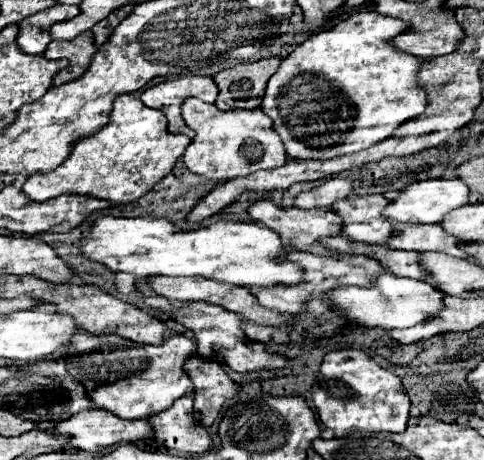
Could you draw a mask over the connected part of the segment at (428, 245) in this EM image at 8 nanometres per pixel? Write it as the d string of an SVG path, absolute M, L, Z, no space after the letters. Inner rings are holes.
M395 224L393 240L387 244L393 250L443 252L461 256L461 242L445 232L441 224Z

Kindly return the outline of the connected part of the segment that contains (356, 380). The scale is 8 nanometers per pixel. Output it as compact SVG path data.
M343 348L325 354L319 376L313 384L313 404L323 426L331 428L335 436L351 432L405 432L409 420L409 396L393 372L381 368L363 350Z

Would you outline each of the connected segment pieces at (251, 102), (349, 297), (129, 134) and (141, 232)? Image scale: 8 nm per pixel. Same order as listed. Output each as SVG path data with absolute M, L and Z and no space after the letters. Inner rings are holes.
M263 58L257 62L243 62L235 68L221 70L213 76L219 96L215 106L219 110L235 110L235 108L259 108L261 96L265 94L265 84L269 76L277 70L281 58Z
M385 274L377 280L377 288L367 290L367 288L335 288L329 292L331 296L331 306L341 312L349 322L361 324L361 326L379 326L385 330L395 330L395 328L411 328L415 324L421 324L439 312L445 310L445 294L431 286L429 282L421 280L411 280L411 278L399 278L393 274Z
M121 94L115 98L109 122L95 134L79 138L73 144L73 152L55 170L31 174L23 184L23 192L35 202L45 202L67 192L93 196L113 204L129 204L139 200L155 182L167 176L188 145L187 136L167 132L167 118L163 112L147 108L133 94Z
M97 218L93 228L83 234L81 252L95 262L109 266L113 272L129 272L135 276L203 276L215 282L239 284L239 286L297 286L303 282L305 270L287 260L293 246L283 244L283 240L271 228L257 222L213 222L209 226L199 226L193 230L177 230L171 220L159 218Z

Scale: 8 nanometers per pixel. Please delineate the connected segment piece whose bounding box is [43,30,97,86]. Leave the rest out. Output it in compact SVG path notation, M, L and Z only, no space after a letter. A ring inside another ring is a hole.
M89 30L79 34L73 40L67 40L67 42L65 40L53 40L47 46L43 56L49 60L55 60L55 58L69 60L69 66L55 74L53 86L61 86L73 78L79 78L83 74L83 70L89 66L89 60L93 58L95 50L97 50L97 46L95 46L93 34Z

